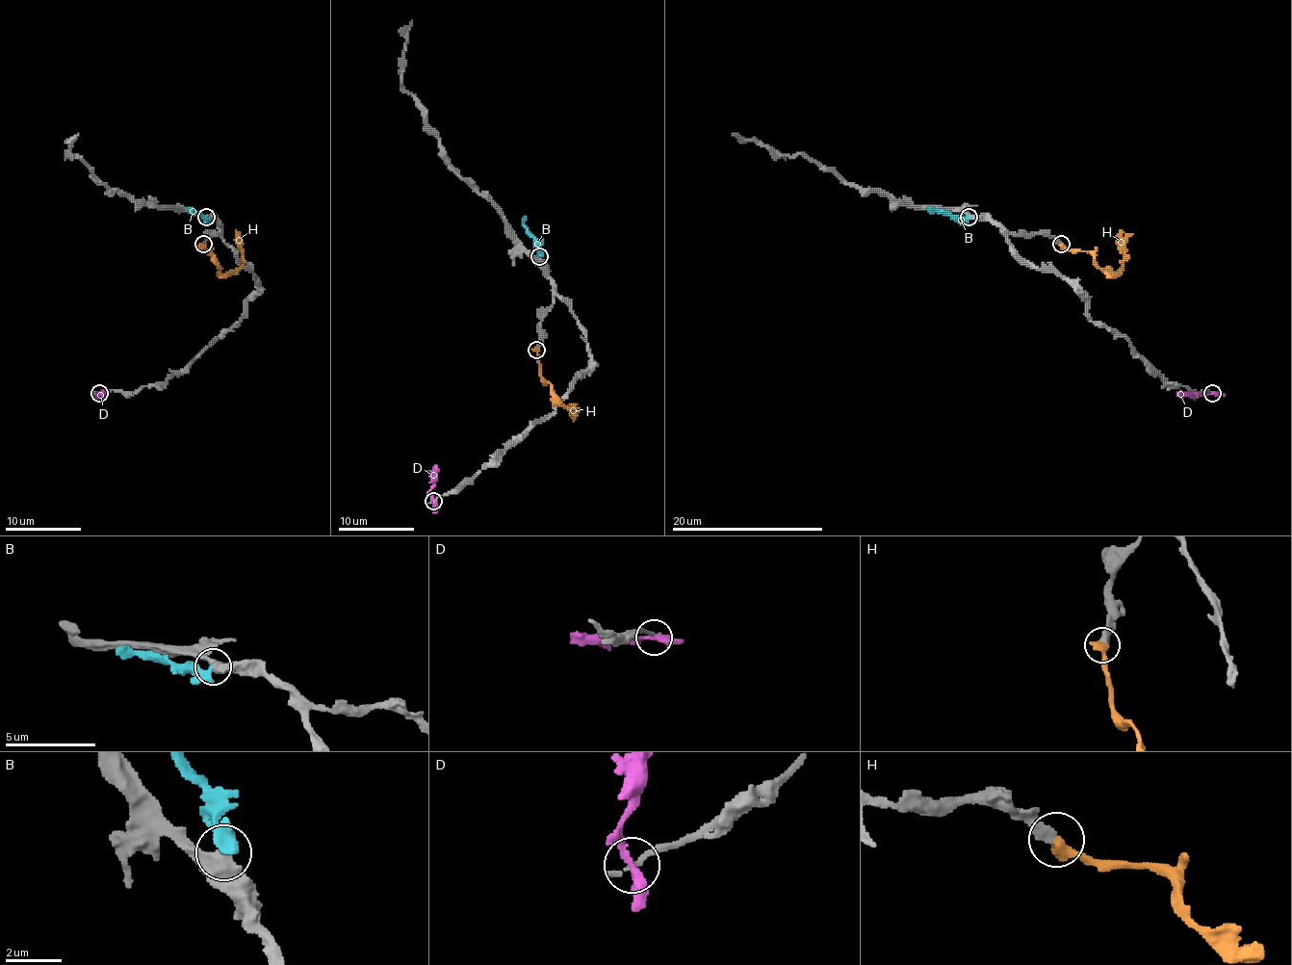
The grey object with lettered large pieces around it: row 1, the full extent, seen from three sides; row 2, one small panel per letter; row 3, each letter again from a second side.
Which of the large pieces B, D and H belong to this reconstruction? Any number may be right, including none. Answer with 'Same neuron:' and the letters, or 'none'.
Same neuron: H

